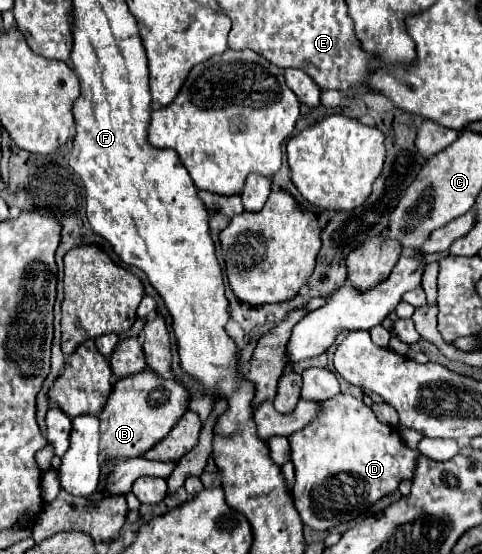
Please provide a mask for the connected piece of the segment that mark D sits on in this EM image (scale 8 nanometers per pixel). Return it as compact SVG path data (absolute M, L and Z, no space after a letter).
M338 394L322 402L320 418L314 418L308 426L290 436L292 446L292 462L296 468L296 482L292 486L296 508L302 516L302 522L314 530L330 530L342 522L352 522L360 518L374 502L382 496L394 492L402 478L412 478L412 470L416 466L418 450L408 448L396 428L378 422L374 412L354 396Z

